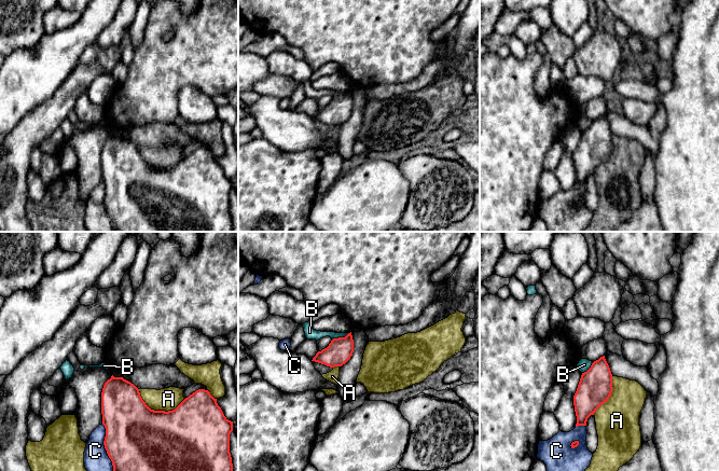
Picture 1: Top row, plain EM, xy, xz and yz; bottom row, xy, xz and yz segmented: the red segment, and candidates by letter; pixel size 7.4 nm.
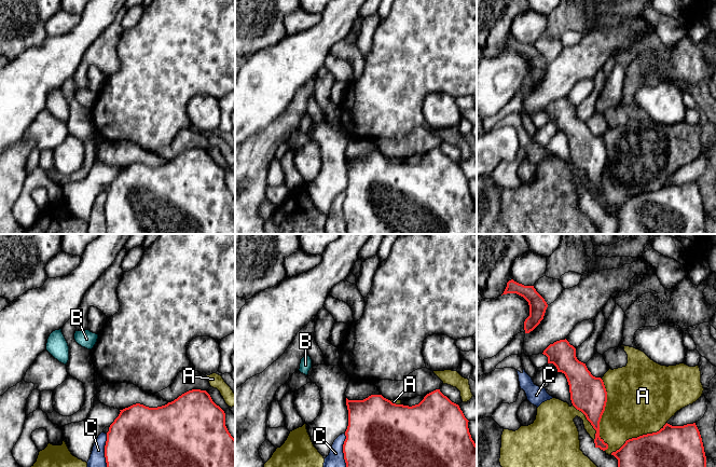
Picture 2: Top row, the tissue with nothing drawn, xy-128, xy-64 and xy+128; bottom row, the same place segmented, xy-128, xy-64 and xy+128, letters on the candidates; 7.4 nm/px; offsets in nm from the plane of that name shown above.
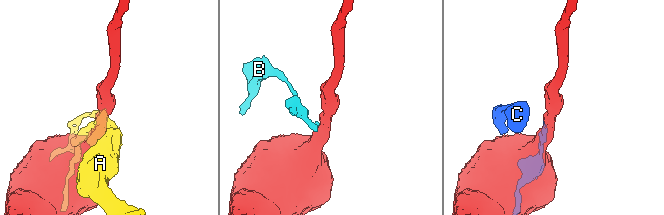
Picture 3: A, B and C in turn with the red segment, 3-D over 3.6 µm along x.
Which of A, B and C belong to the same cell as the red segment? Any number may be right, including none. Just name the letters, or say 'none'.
none

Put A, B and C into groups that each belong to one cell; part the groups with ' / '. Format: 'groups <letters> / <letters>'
groups A / B C

